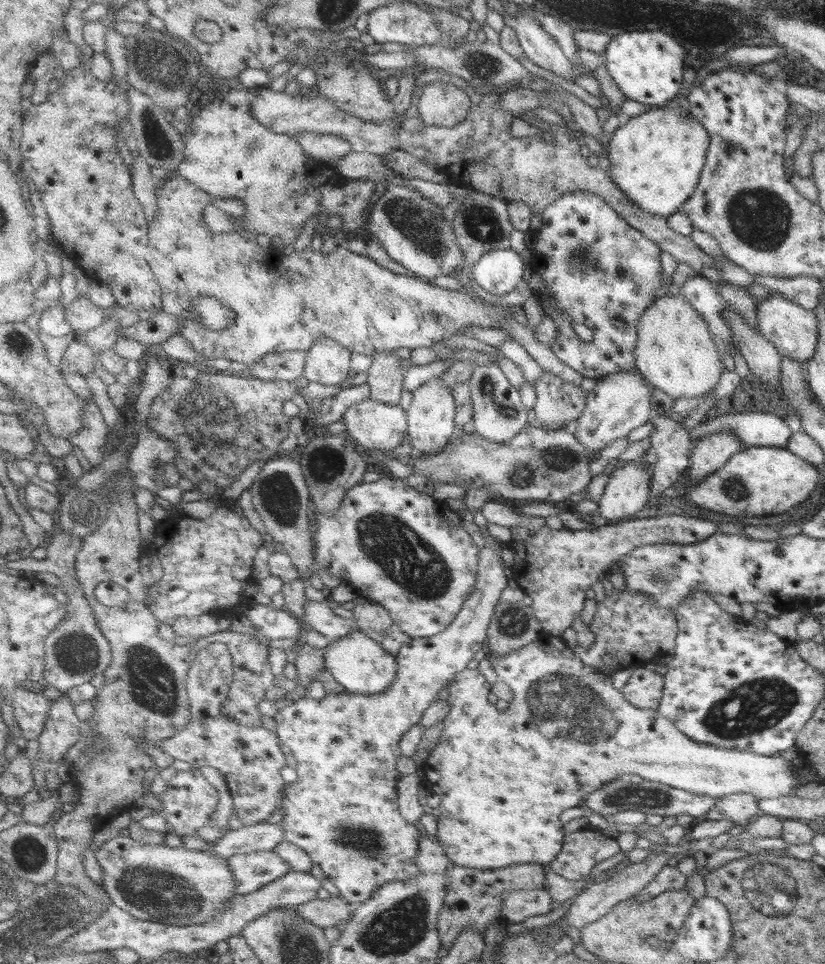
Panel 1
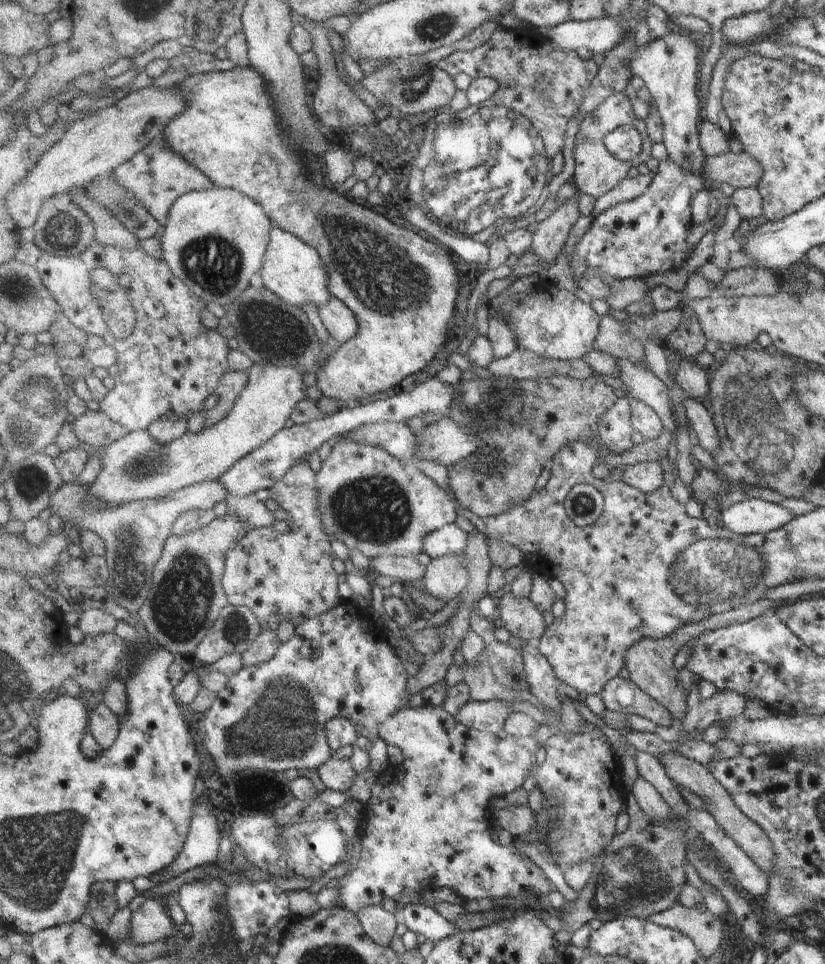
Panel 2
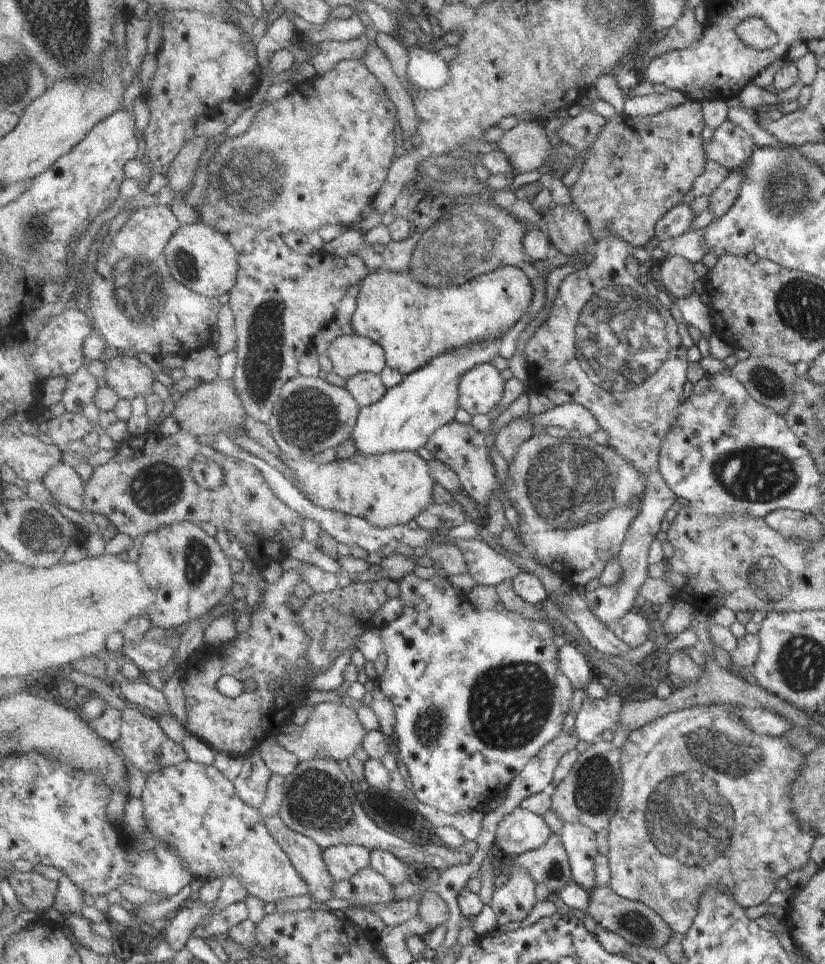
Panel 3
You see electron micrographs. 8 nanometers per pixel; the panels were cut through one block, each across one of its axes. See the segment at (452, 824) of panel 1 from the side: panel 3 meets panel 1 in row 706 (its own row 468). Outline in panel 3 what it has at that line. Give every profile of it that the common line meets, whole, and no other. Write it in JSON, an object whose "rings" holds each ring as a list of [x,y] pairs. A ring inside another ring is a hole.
{"rings":[[[454,421],[439,428],[439,430],[436,431],[436,434],[430,438],[430,442],[426,447],[435,458],[445,462],[458,473],[462,483],[462,490],[466,490],[470,495],[470,498],[473,498],[474,500],[492,500],[492,496],[498,496],[500,502],[502,502],[503,498],[509,499],[520,516],[520,534],[522,534],[522,540],[524,540],[524,544],[527,546],[527,549],[531,552],[532,556],[537,558],[538,562],[543,565],[553,568],[576,587],[582,586],[586,588],[587,584],[591,583],[592,580],[599,579],[600,576],[604,574],[608,562],[610,562],[612,558],[621,555],[624,543],[627,542],[628,535],[631,532],[631,528],[634,526],[635,520],[639,518],[639,514],[643,511],[643,502],[647,496],[649,485],[651,484],[649,476],[646,473],[643,473],[631,460],[628,460],[616,447],[613,447],[609,443],[607,445],[598,444],[596,440],[593,440],[588,435],[581,435],[580,437],[575,438],[574,436],[552,437],[545,433],[541,435],[537,434],[528,442],[525,442],[520,447],[518,454],[513,458],[511,465],[509,465],[509,483],[507,484],[507,491],[504,496],[502,482],[500,482],[500,478],[498,478],[498,474],[496,473],[498,470],[496,470],[494,463],[490,461],[490,440],[485,433],[478,431],[476,426],[473,426],[472,423]]]}

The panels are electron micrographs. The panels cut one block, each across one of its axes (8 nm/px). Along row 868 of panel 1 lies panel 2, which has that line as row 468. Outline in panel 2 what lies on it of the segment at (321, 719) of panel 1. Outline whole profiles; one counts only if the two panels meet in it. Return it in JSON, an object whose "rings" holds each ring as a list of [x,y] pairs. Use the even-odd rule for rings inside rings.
{"rings":[[[353,437],[340,438],[335,444],[332,454],[325,460],[324,468],[317,473],[317,487],[321,492],[321,507],[324,517],[324,526],[328,534],[334,534],[336,538],[345,543],[351,550],[363,552],[371,559],[378,559],[381,556],[399,556],[399,557],[415,557],[421,552],[425,552],[427,538],[443,526],[455,523],[460,516],[459,508],[453,496],[439,483],[436,482],[423,469],[418,468],[412,463],[400,460],[400,457],[394,456],[388,449],[378,445],[368,445],[363,441],[356,441]]]}

